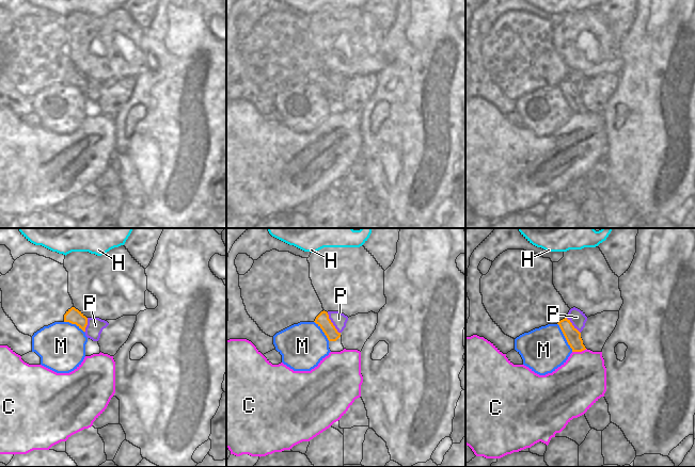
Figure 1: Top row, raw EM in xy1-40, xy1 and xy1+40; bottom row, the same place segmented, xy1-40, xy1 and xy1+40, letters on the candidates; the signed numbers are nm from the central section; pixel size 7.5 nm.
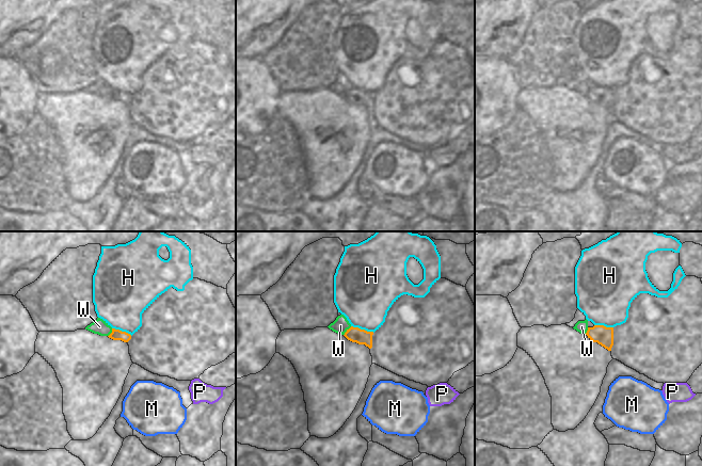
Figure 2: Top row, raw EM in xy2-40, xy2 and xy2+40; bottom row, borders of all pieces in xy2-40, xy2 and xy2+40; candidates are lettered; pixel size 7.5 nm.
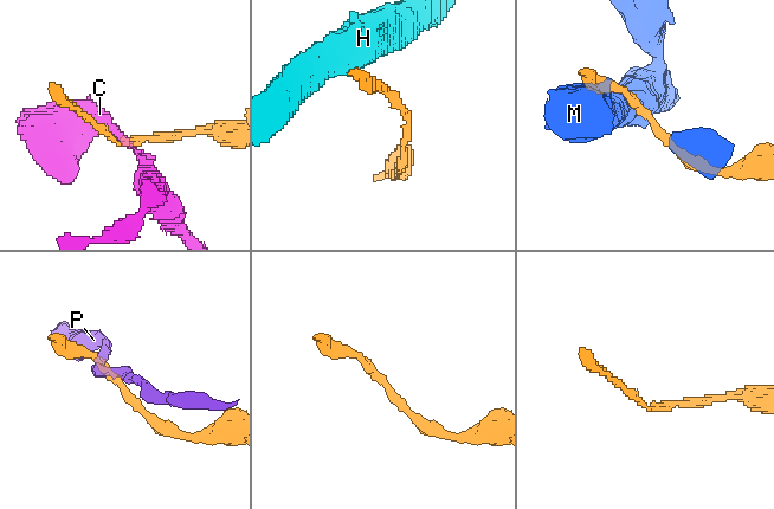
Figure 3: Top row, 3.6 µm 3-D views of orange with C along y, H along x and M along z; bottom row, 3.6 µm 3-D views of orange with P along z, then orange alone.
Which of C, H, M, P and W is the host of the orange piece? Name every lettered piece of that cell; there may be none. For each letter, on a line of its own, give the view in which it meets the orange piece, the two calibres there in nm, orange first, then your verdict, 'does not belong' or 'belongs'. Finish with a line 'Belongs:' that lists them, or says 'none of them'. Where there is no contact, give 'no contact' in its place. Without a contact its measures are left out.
C: meets orange in xy1+40; 120 nm thick on the orange side, 380 nm on the other; does not belong
H: meets orange in xy2; 110 nm thick on the orange side, 420 nm on the other; does not belong
M: meets orange in xy1+40; 120 nm thick on the orange side, 340 nm on the other; does not belong
P: meets orange in xy1; 100 nm thick on the orange side, 110 nm on the other; does not belong
W: meets orange in xy2; 110 nm thick on the orange side, 120 nm on the other; belongs
Belongs: W

